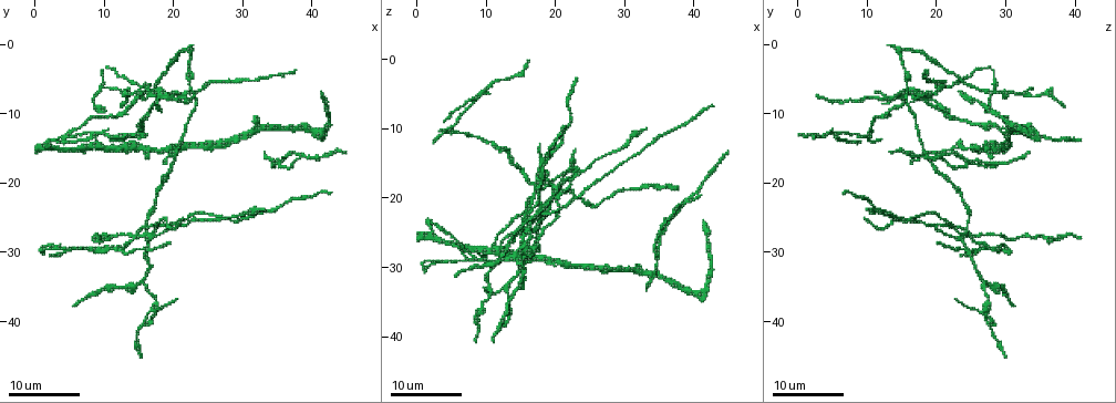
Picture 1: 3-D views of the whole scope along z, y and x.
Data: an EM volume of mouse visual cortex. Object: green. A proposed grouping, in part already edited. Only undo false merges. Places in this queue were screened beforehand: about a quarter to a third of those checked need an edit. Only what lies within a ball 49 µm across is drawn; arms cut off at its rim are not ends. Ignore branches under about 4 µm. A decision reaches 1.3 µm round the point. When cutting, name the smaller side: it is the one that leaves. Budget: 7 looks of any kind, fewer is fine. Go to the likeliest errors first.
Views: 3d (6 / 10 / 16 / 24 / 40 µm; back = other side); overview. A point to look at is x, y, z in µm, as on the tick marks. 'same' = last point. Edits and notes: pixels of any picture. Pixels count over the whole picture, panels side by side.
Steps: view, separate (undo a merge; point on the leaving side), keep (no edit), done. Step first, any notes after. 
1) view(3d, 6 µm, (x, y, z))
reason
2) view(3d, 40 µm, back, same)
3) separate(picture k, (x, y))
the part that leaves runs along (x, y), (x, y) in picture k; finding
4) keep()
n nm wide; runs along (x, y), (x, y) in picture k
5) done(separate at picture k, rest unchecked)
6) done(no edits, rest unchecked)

view(3d, 16 µm, (15.5, 27.5, 24.5))
four or more arms meet

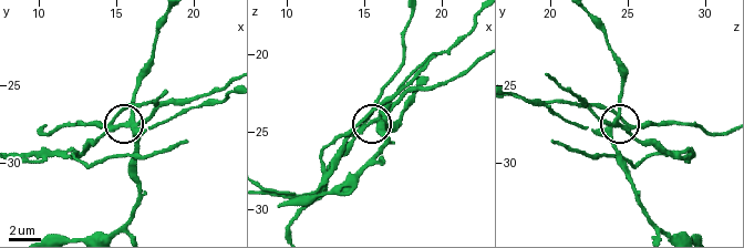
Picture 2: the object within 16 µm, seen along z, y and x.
view(3d, 10 µm, (16.0, 27.6, 24.0))

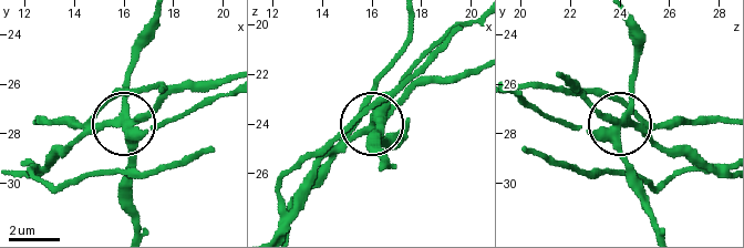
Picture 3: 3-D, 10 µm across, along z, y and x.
separate(picture 3, (90, 120))
320 nm wide; the part that leaves runs along (624, 122), (720, 122) in picture 3; two neurons meet here

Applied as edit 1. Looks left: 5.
view(3d, 16 µm, (15.0, 34.5, 27.0))
two arms in line, one across

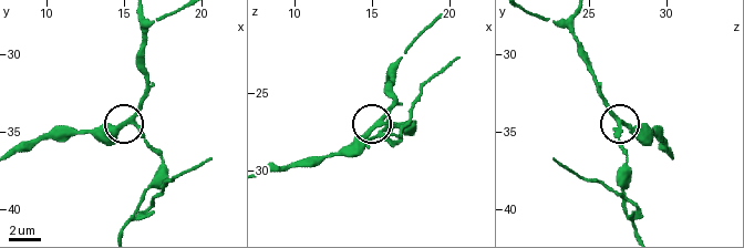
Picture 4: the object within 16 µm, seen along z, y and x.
view(3d, 10 µm, (15.6, 34.4, 27.2))

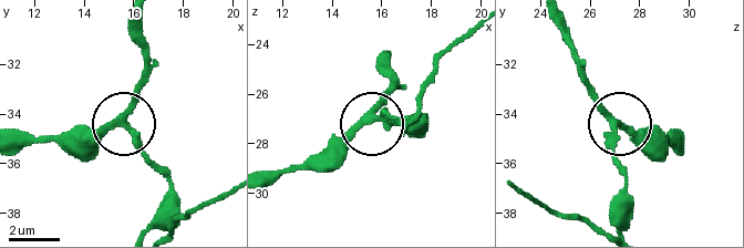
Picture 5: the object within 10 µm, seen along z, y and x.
keep()
side arm 12 µm; runs along (554, 22), (581, 80), (619, 122), (663, 131) in picture 5; continuous, no second neuron

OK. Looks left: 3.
done(separate at picture 3, rest unchecked)

